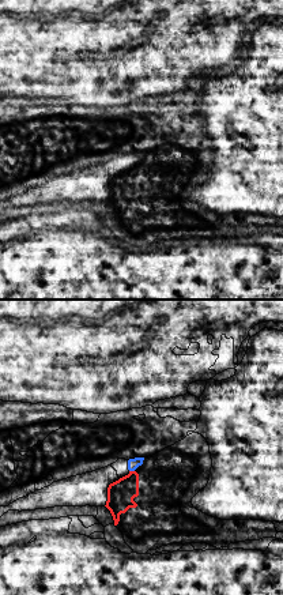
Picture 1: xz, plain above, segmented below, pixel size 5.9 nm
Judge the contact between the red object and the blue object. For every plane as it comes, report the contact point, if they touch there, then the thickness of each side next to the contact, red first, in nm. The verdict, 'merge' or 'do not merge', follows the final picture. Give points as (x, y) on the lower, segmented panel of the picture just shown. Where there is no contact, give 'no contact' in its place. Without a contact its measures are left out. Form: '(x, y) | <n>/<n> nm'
(132, 471) | 160/60 nm

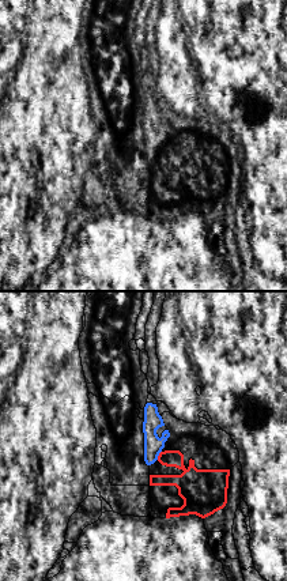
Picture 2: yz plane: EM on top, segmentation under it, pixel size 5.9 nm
(159, 455) | 170/110 nm

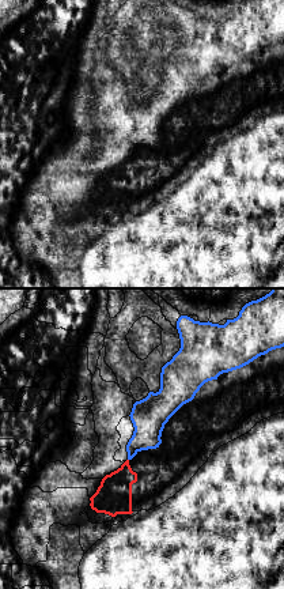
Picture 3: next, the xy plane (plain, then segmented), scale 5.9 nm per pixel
no contact

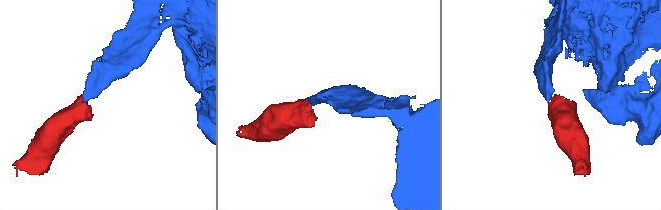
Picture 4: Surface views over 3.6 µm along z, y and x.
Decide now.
do not merge

